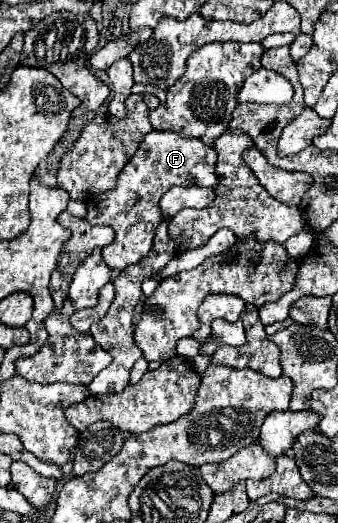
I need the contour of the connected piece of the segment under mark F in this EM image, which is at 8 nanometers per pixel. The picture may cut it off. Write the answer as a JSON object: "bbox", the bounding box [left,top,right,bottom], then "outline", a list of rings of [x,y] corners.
{"bbox":[86,132,216,270],"outline":[[[150,132],[140,142],[140,150],[134,154],[128,168],[120,172],[118,184],[108,194],[98,194],[96,198],[86,200],[90,224],[110,226],[116,232],[112,244],[102,248],[102,258],[112,270],[126,270],[132,264],[138,264],[152,248],[152,238],[156,224],[160,224],[158,202],[164,192],[172,186],[216,186],[216,150],[206,146],[198,138],[184,138],[176,132]]]}

